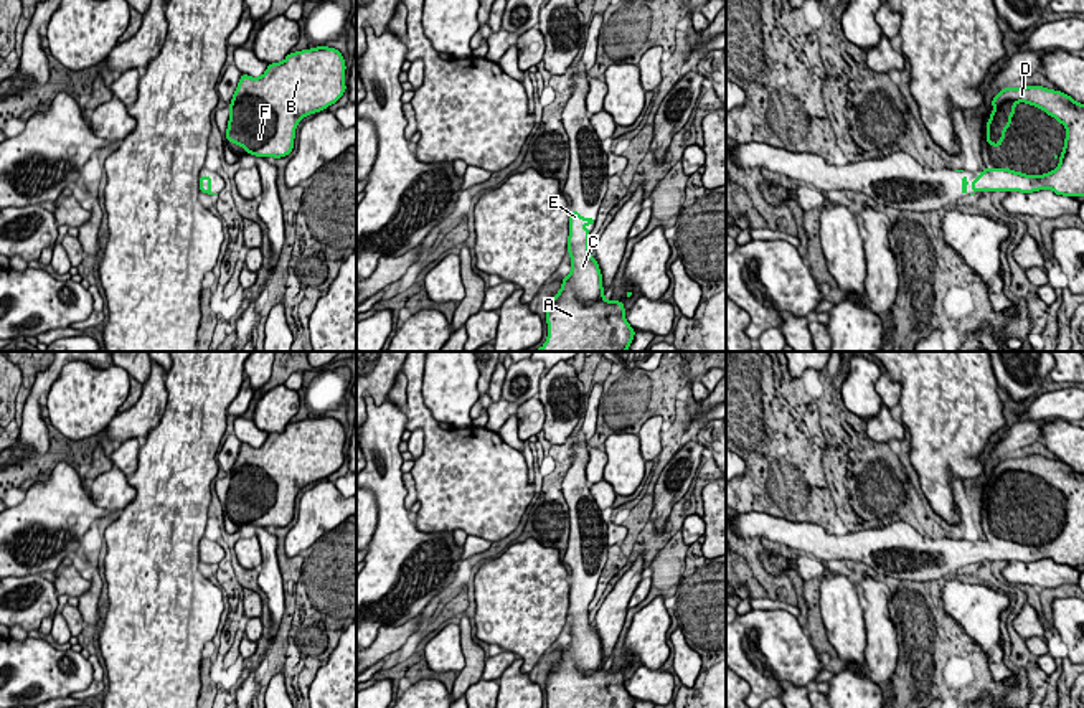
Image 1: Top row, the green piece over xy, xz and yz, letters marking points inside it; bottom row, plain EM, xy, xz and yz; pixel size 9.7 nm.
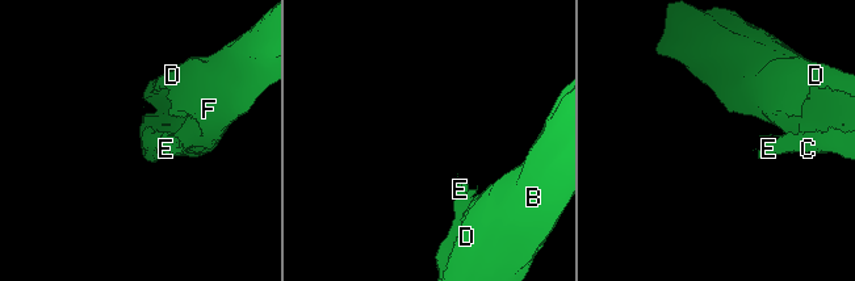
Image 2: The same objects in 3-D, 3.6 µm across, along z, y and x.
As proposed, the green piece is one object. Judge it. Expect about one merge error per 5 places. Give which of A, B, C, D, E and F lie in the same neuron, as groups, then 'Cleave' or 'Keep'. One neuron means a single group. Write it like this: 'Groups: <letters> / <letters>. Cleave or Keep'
Groups: A B C D E F. Keep

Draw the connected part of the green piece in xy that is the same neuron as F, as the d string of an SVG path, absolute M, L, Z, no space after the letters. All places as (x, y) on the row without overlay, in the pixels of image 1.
M335 418L289 422L261 447L241 444L224 510L254 526L285 526L302 487L320 482L346 460L345 429Z

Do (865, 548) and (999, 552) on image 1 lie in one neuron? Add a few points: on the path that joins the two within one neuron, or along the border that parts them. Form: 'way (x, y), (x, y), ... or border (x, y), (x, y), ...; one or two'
way (898, 543), (944, 552), (966, 552); one

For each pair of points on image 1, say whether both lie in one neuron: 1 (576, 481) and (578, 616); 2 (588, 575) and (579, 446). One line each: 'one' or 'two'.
1: one
2: one

